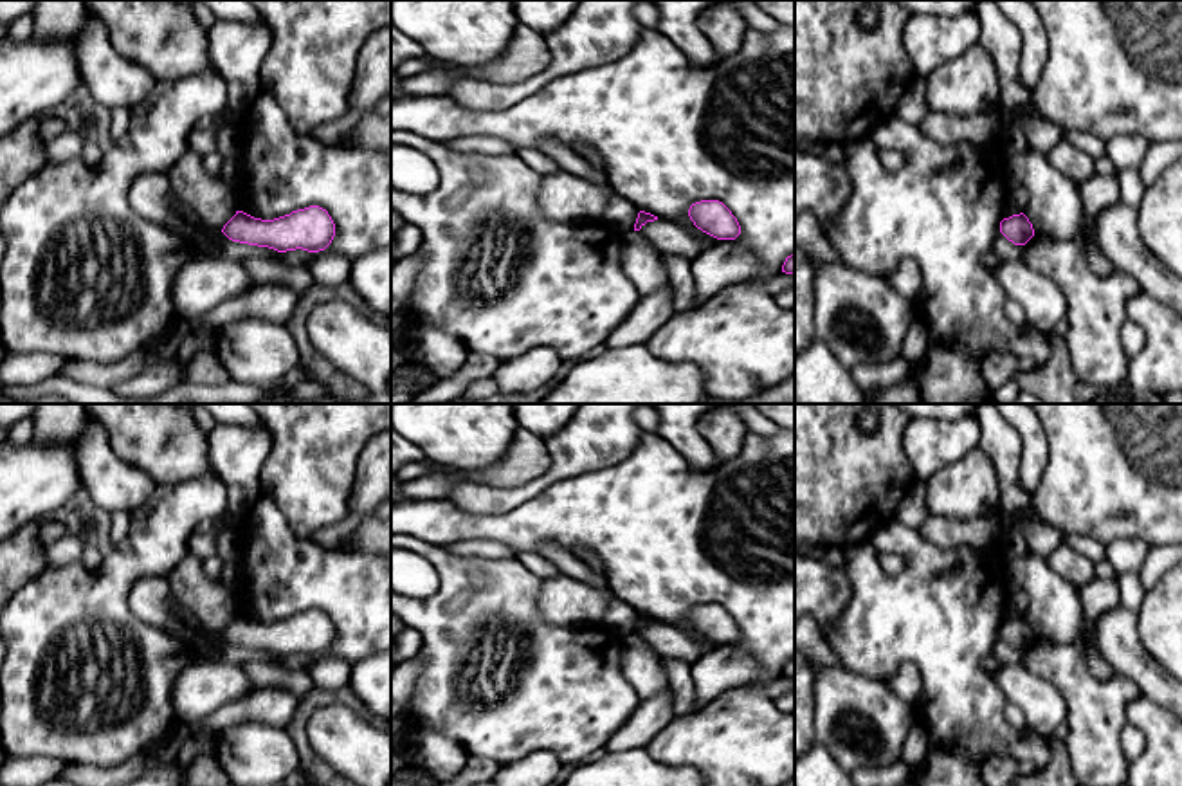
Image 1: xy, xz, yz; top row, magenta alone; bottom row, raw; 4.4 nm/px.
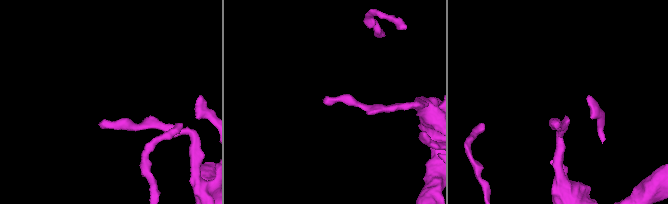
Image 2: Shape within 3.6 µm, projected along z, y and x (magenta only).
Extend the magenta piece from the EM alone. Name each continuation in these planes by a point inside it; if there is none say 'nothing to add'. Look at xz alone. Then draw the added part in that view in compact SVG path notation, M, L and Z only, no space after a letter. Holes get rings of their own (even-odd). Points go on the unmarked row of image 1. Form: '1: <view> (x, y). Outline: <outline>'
nothing to add

